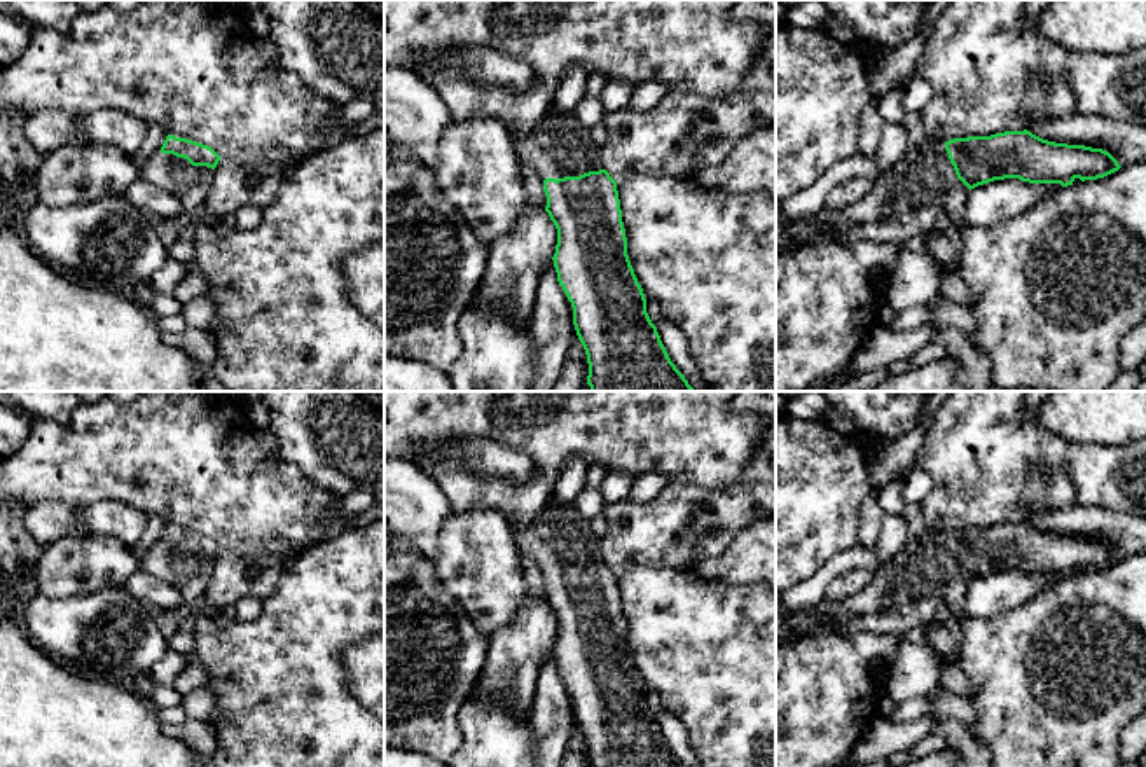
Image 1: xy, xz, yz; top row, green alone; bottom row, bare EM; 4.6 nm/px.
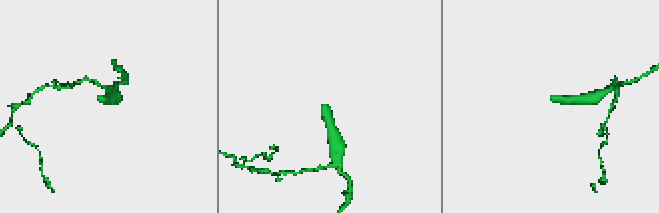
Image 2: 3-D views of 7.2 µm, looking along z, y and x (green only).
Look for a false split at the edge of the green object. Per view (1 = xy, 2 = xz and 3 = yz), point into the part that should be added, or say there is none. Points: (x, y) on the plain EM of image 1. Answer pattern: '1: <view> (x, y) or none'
1: xy (189, 575)
2: xz (559, 537)
3: yz (925, 566)

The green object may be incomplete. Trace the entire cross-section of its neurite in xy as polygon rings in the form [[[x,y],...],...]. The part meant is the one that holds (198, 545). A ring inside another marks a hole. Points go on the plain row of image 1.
[[[168,526],[161,542],[138,561],[140,570],[169,584],[183,598],[187,613],[201,598],[213,573],[220,547],[208,536]]]

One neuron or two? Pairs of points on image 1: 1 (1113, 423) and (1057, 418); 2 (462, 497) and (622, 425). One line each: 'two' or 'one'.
1: one
2: one

